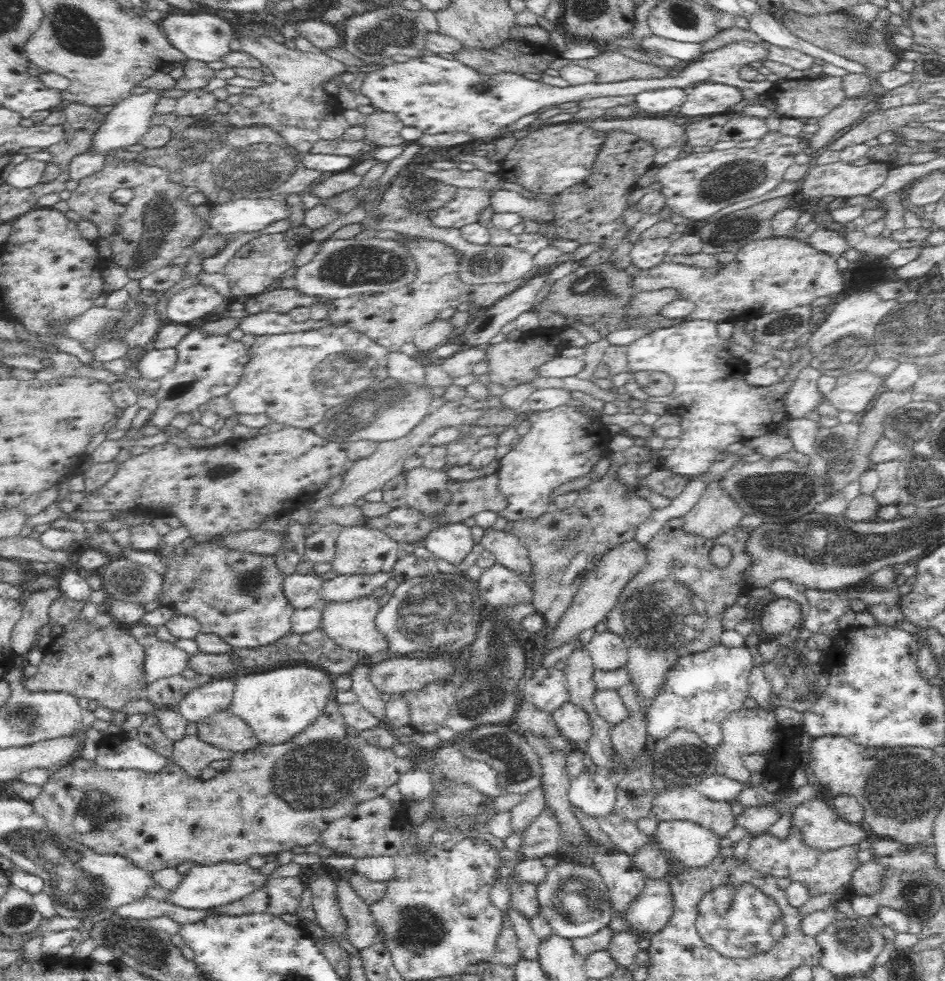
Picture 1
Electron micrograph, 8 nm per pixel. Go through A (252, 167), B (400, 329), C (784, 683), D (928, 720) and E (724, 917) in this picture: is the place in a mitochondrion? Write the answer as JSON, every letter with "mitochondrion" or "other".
{"A":"mitochondrion","B":"other","C":"mitochondrion","D":"mitochondrion","E":"mitochondrion"}

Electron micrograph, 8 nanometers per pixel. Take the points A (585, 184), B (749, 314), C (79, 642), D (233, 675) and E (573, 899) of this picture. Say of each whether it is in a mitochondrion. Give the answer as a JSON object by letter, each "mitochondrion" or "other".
{"A":"other","B":"other","C":"other","D":"other","E":"mitochondrion"}

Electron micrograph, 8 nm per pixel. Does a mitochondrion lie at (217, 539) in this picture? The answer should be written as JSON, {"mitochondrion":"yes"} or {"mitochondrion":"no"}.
{"mitochondrion":"no"}

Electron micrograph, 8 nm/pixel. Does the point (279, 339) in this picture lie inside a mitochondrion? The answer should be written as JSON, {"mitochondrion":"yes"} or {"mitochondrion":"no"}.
{"mitochondrion":"no"}

